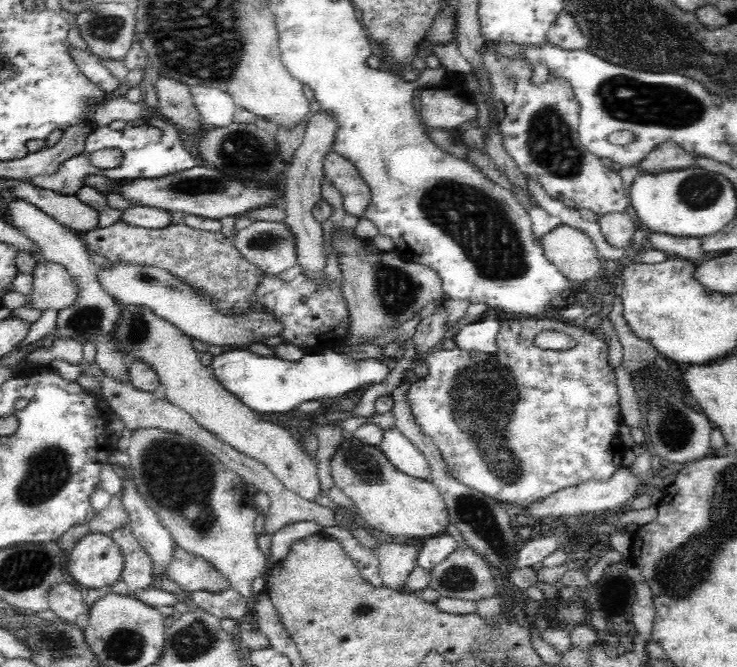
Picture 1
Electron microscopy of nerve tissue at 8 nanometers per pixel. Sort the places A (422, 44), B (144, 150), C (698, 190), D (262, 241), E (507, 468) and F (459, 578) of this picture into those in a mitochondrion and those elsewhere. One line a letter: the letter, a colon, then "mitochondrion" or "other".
A: other
B: other
C: mitochondrion
D: mitochondrion
E: mitochondrion
F: mitochondrion

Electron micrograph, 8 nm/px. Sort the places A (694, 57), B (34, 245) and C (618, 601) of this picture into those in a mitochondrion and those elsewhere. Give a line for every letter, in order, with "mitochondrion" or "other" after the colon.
A: other
B: other
C: other

